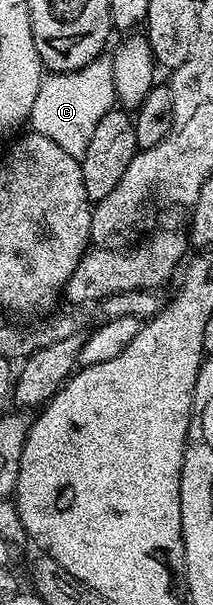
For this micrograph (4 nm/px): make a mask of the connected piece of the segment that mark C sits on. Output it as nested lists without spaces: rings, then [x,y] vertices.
[[[101,55],[78,71],[41,76],[32,108],[30,129],[58,143],[66,155],[79,159],[86,155],[86,147],[90,147],[90,139],[102,115],[106,115],[106,111],[110,111],[116,104],[112,59],[111,56]]]

